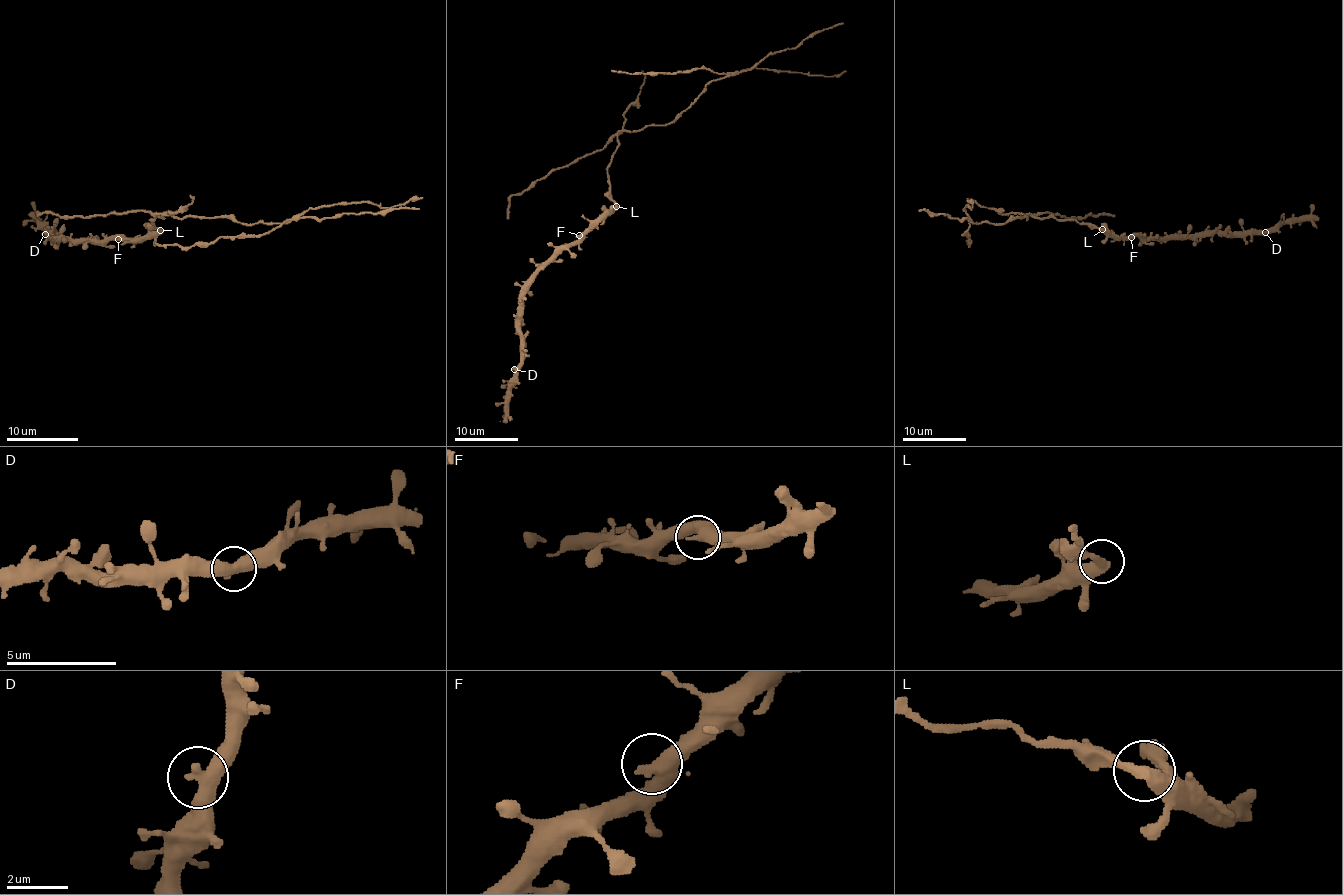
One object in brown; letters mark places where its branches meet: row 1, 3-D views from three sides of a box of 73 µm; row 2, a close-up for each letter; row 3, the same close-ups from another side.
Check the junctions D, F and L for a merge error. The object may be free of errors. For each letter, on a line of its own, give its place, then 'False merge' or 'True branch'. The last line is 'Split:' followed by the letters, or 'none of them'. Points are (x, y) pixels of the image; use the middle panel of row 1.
D: Place: (514, 369). True branch
F: Place: (579, 235). True branch
L: Place: (616, 206). False merge
Split: L

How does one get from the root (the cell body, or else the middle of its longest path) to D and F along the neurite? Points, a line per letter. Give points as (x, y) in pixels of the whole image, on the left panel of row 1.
D: (151, 219), (158, 228), (140, 237), (59, 239), (52, 234), (45, 234)
F: (151, 219), (156, 230), (140, 237), (118, 239)

